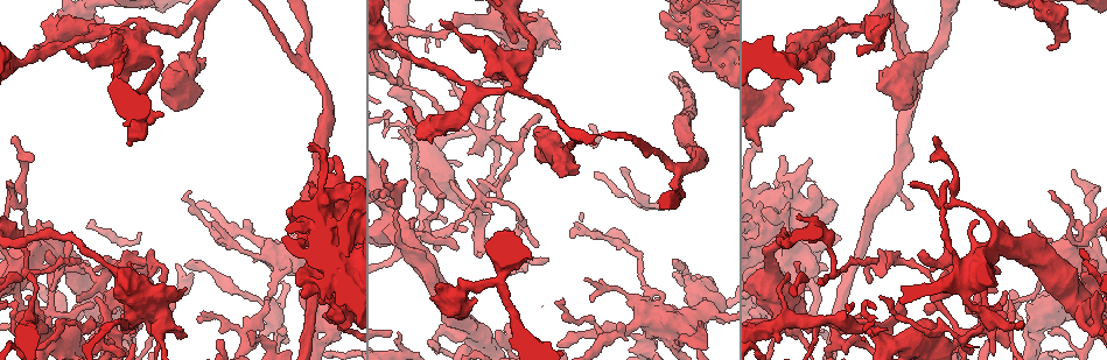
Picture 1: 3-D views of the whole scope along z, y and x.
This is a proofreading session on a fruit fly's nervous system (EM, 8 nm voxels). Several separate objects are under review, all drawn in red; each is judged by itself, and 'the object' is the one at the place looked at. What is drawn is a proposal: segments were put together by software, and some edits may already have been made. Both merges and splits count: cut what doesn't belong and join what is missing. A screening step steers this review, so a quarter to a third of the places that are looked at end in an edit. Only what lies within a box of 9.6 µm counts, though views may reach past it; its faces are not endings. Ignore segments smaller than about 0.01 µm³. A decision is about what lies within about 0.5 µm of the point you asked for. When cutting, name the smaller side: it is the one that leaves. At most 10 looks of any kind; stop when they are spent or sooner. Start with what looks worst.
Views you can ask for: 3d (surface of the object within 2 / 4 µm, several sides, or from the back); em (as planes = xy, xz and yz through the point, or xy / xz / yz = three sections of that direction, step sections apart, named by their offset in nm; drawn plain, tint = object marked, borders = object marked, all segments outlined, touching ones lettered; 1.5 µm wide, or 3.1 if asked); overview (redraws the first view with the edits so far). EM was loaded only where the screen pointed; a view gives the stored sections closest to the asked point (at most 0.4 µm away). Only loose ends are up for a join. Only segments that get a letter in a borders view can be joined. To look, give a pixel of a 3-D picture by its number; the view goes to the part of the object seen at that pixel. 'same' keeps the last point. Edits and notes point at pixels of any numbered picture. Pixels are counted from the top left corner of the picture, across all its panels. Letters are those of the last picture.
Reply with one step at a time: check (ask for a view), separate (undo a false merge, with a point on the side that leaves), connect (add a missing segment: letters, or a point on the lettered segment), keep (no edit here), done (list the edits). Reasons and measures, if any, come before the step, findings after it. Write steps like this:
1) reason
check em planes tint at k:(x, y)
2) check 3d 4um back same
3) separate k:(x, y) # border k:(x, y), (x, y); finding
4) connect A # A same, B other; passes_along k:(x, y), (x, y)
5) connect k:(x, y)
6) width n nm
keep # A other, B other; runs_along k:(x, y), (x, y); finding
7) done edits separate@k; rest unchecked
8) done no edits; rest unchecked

long arm stops here
check em planes borders at 1:(702, 322)

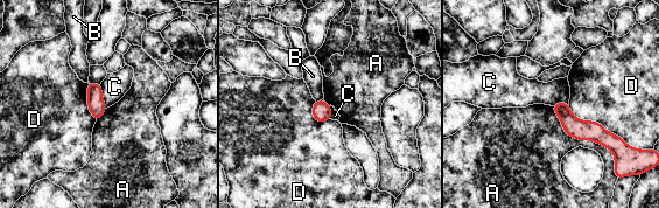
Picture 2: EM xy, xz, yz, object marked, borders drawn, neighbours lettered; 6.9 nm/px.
longest_contact A 600 nm
keep # A other, B other, C other, D other; runs_along 2:(556, 106), (580, 130), (614, 141); no lettered segment goes on from it

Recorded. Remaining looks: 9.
stops while still wide
check em xy step 4 tint at 1:(425, 137)

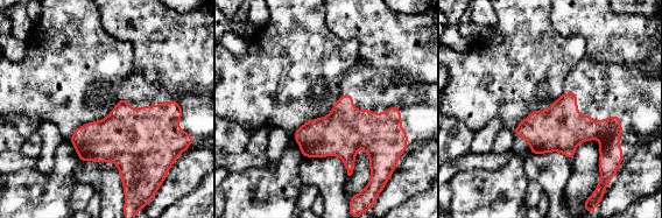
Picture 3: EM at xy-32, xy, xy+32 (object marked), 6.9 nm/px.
another direction
check em yz step 8 tint same

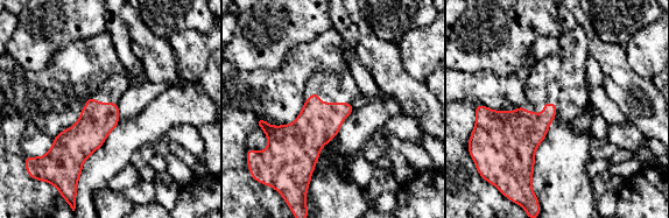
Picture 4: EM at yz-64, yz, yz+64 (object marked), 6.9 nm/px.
check em yz step 8 borders same

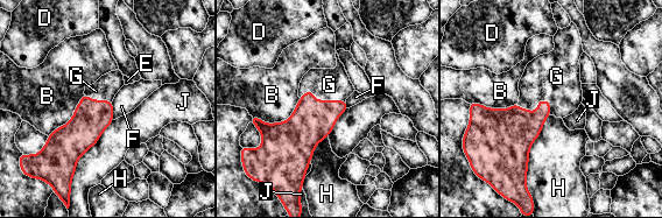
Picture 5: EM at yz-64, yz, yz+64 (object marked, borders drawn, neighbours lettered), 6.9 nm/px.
longest_contact J 500 nm
connect G # B other, D other, E other, F other, G same, H other, J other; passes_along 5:(513, 131), (537, 104), (556, 76); the neuron continues

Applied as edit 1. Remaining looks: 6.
redraw
check overview

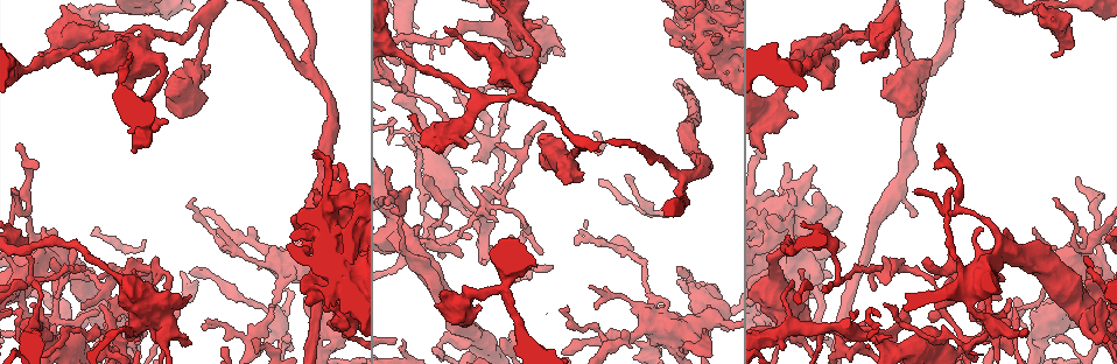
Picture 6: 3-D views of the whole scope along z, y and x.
an open end
check em xy step 4 tint at 6:(541, 26)

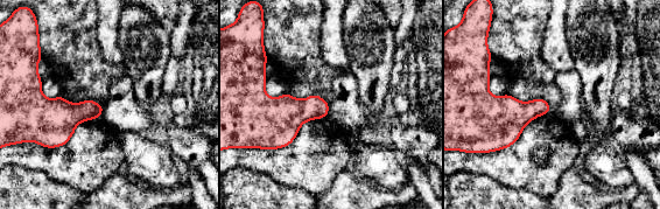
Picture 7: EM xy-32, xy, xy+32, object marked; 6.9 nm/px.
check em xy step 4 borders same

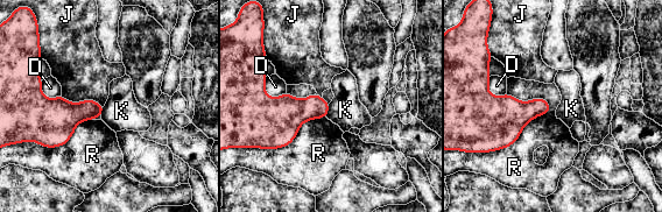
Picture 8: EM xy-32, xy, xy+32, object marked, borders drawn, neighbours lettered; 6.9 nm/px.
keep # D other, J other, K other, R other; border 8:(329, 104), (329, 111), (325, 117); none of them fits

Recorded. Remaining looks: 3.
branch stops here
check 3d 2um at 6:(313, 191)

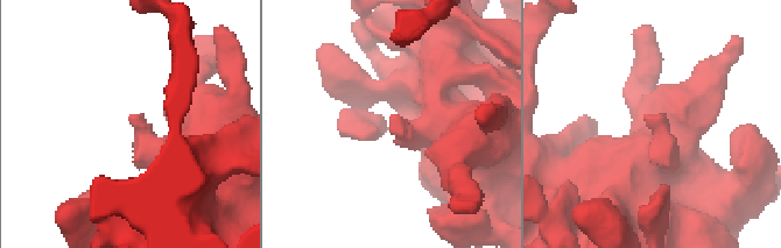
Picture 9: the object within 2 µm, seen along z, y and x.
check em xz step 4 plain at 9:(390, 115)

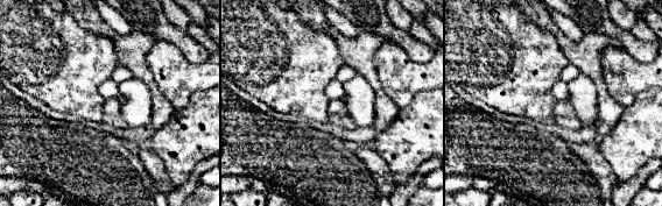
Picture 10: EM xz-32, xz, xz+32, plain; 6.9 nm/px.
check em xz step 4 borders same

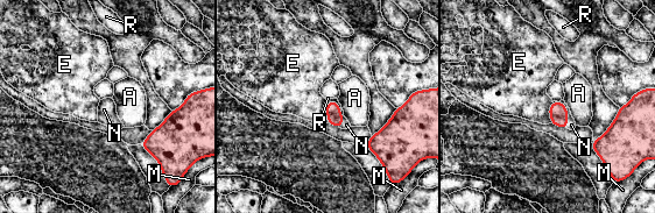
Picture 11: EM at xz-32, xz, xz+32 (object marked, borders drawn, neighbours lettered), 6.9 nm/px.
connect N # A other, E other, M other, N same, R other; it goes on there

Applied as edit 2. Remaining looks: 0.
done edits connect@5, connect@11; rest unchecked

